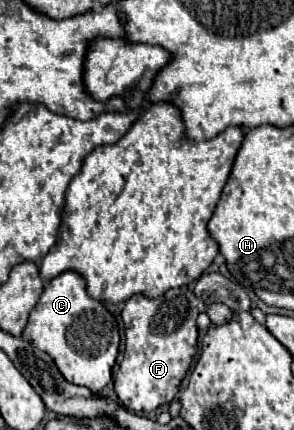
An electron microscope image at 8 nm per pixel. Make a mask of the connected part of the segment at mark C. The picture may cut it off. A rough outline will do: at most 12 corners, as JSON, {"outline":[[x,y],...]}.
{"outline":[[65,271],[21,337],[73,385],[99,393],[121,341],[117,319]]}

